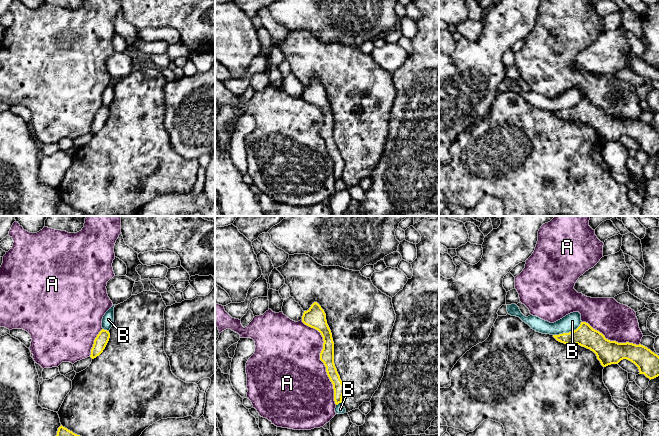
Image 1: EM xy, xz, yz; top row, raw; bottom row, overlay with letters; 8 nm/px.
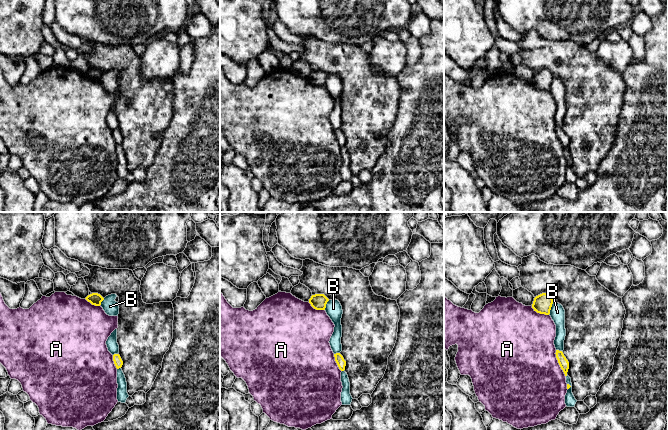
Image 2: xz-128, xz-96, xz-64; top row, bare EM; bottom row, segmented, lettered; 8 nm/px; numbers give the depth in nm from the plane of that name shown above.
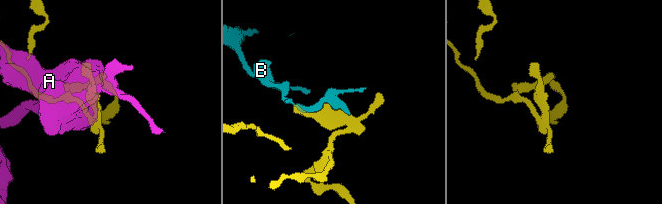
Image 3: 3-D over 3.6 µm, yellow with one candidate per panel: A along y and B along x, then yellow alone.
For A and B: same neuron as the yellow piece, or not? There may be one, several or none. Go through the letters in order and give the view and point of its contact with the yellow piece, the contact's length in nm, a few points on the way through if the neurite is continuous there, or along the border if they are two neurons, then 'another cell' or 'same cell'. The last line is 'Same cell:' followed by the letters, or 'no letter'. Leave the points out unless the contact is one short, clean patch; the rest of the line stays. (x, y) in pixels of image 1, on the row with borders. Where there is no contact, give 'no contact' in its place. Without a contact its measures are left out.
A: xz (320, 359) | 750 nm | another cell
B: yz (569, 332) | 260 nm | another cell
Same cell: no letter

